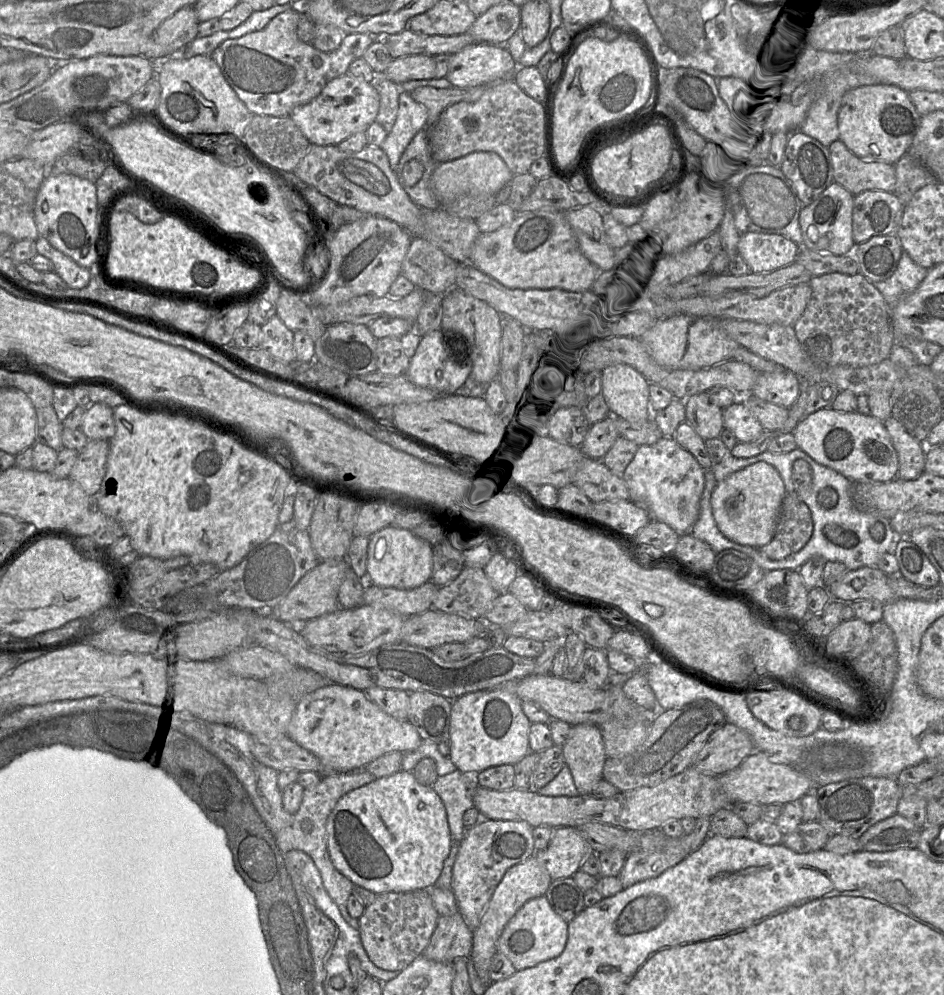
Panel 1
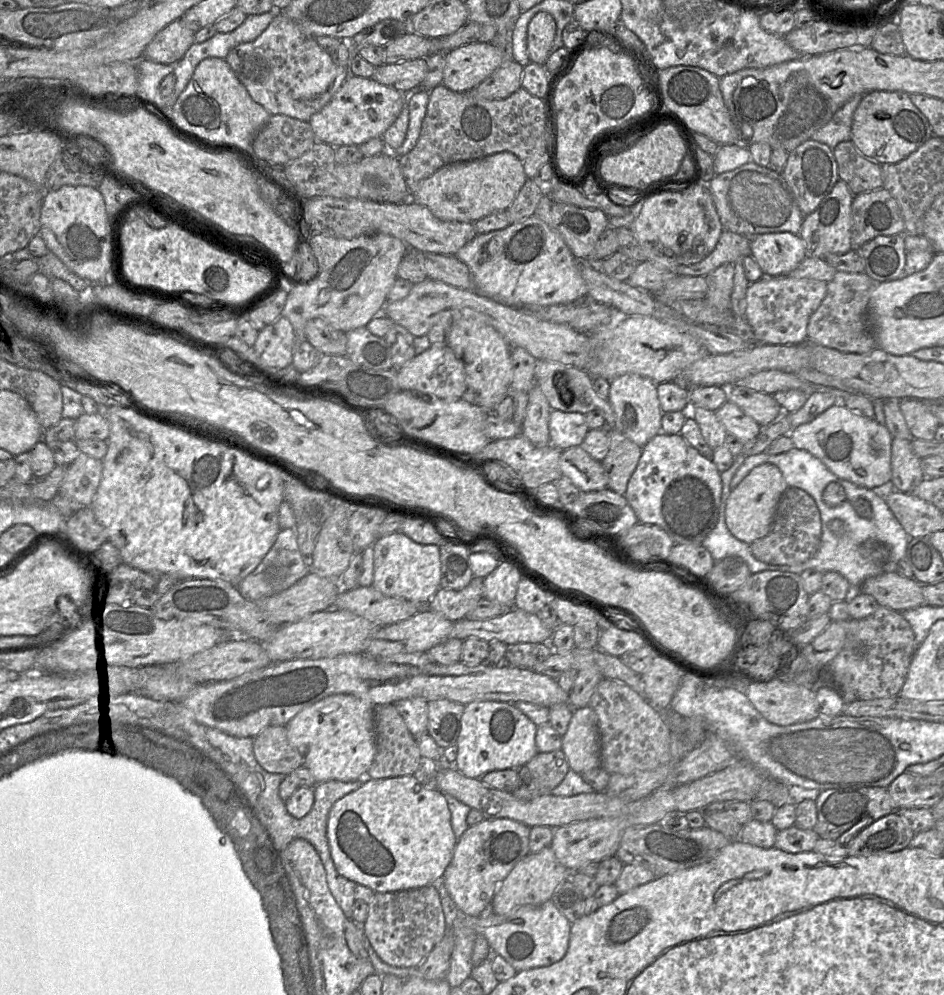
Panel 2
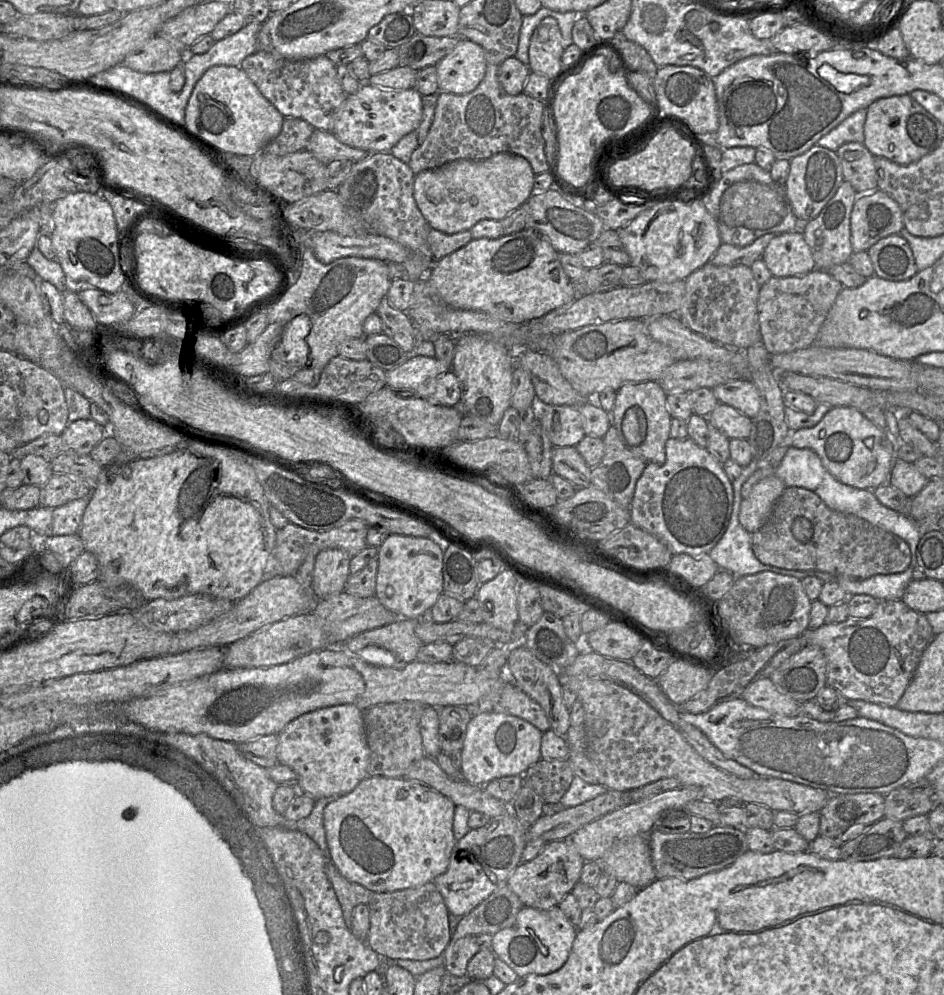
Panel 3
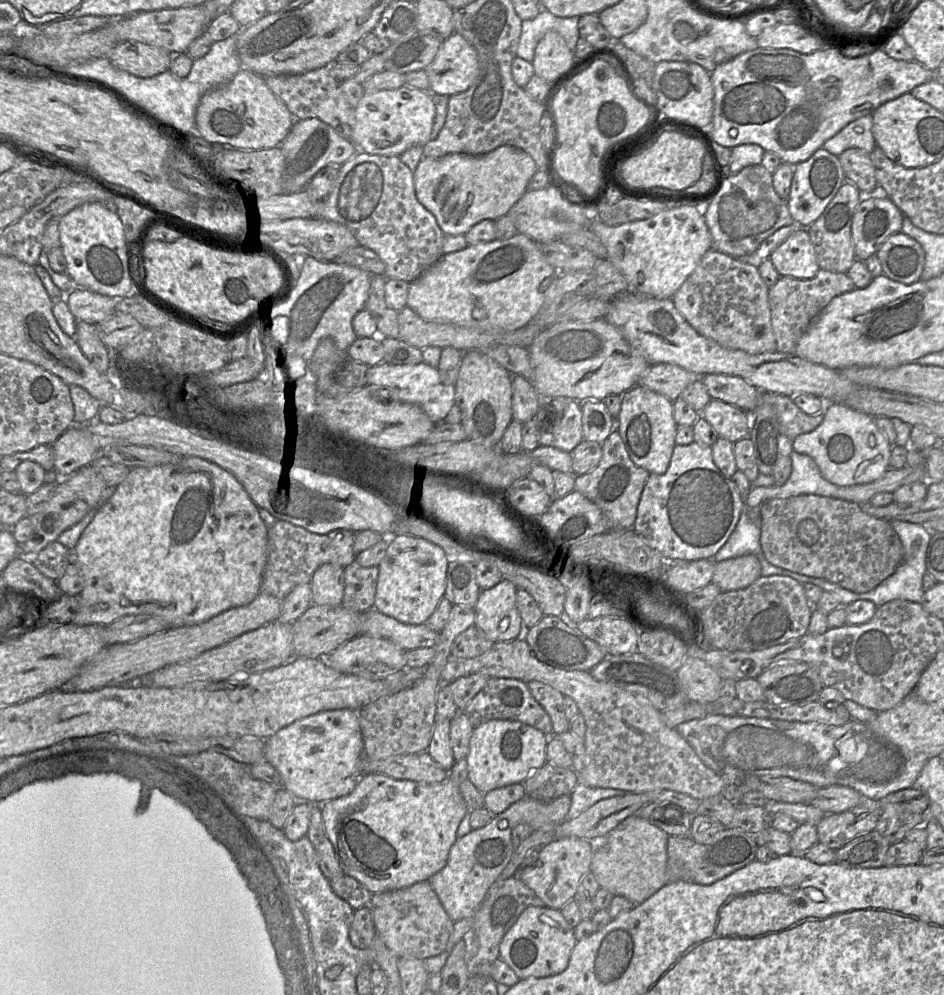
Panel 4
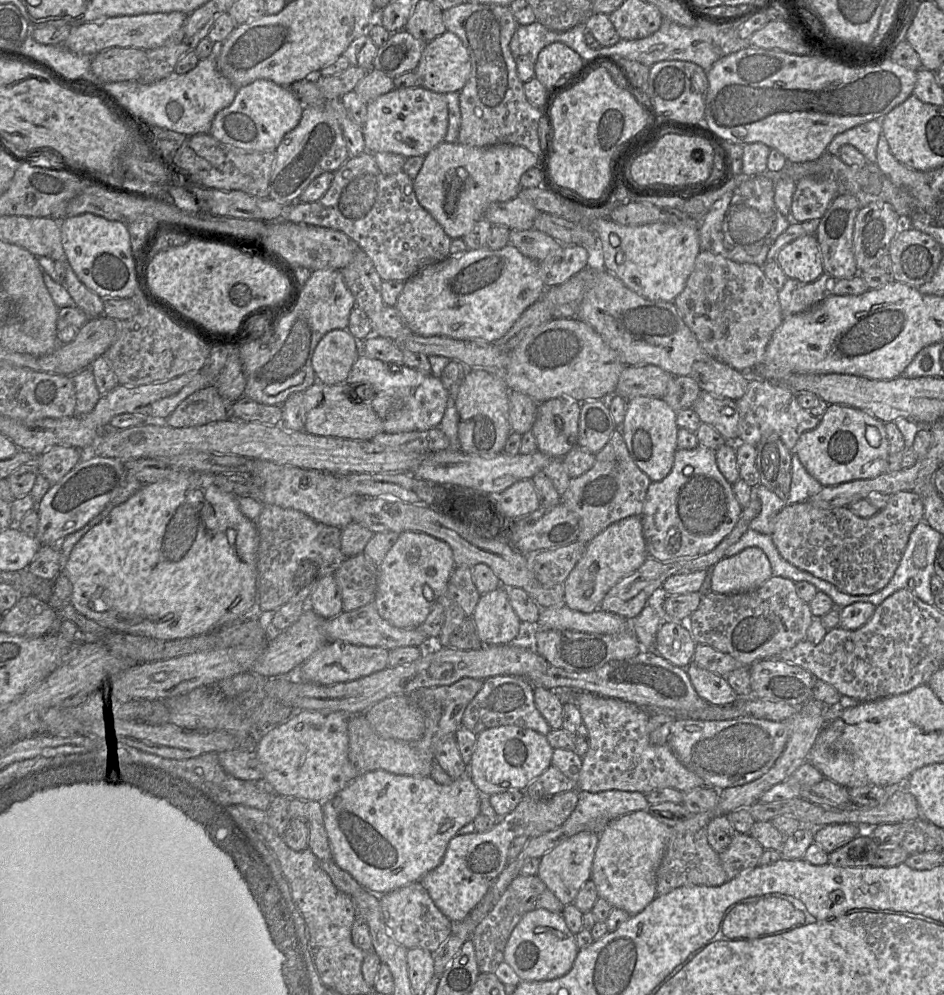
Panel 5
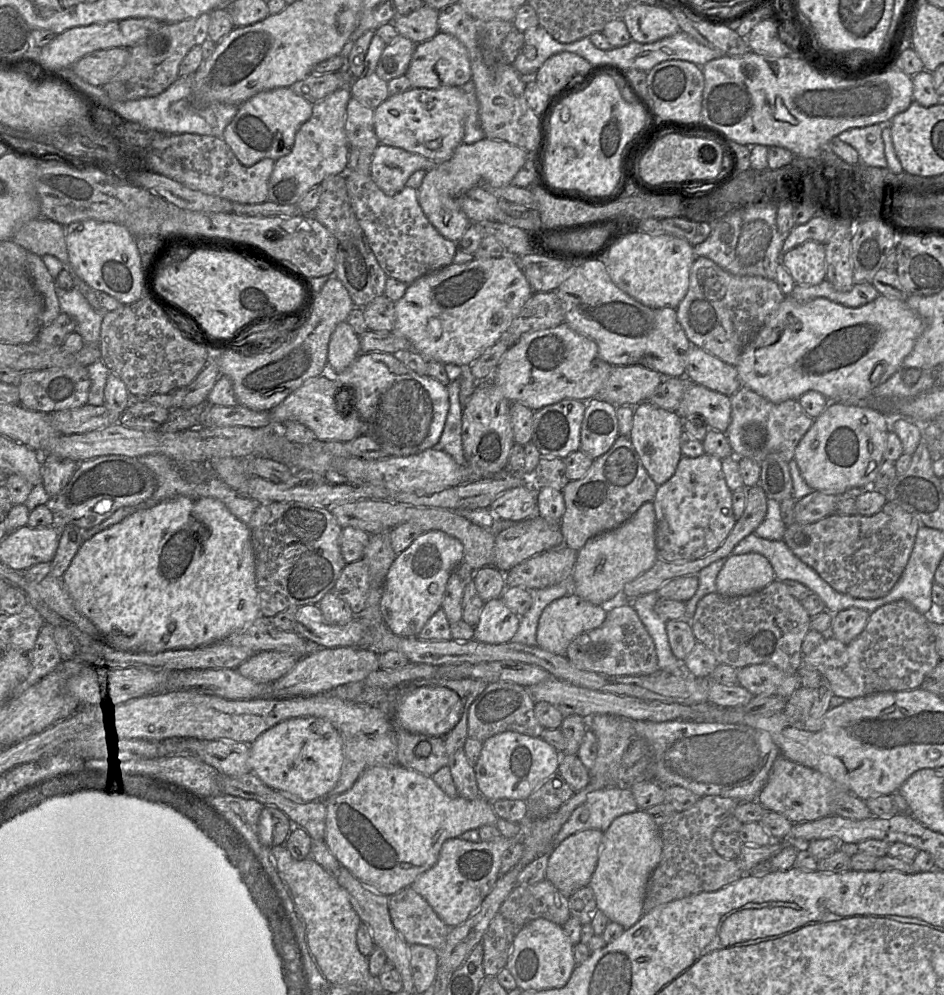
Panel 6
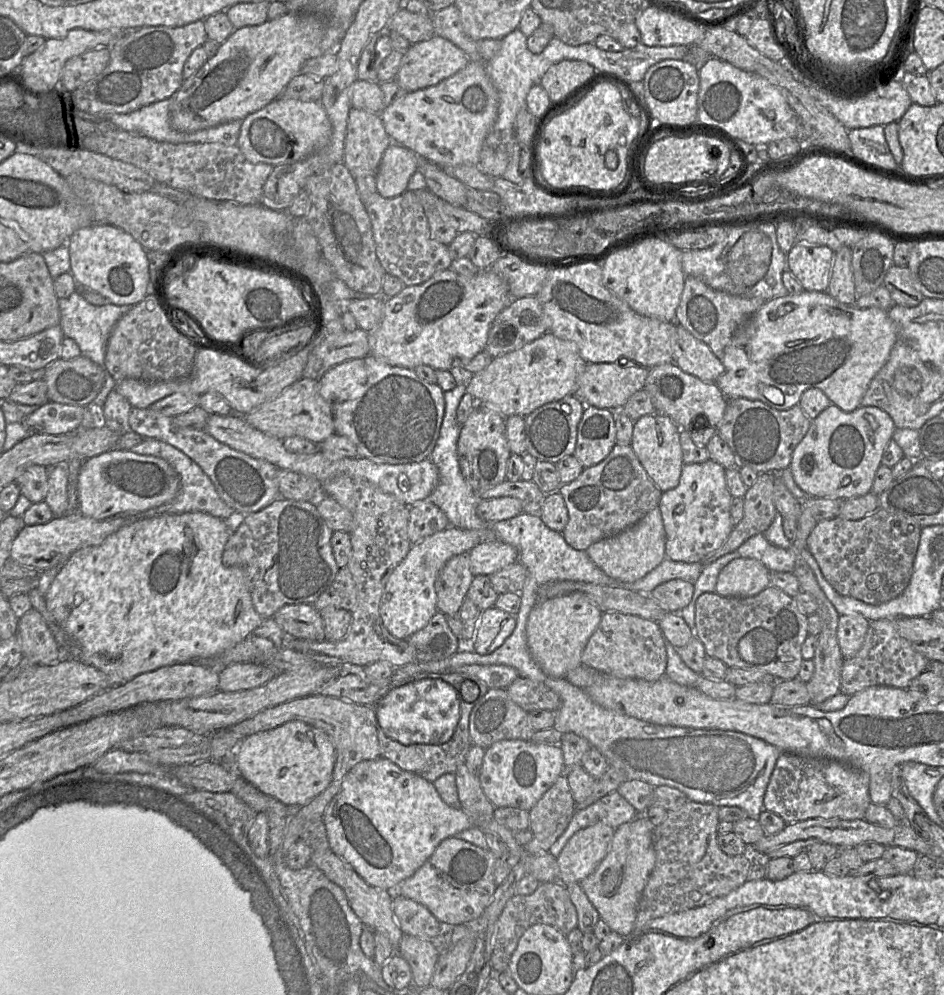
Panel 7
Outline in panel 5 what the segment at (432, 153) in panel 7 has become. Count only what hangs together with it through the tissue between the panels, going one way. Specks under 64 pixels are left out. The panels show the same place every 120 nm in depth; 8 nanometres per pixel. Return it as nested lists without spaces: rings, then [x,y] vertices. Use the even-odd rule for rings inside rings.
[[[422,86],[394,88],[367,104],[367,117],[362,125],[366,151],[411,156],[426,156],[445,140],[448,130],[448,104],[445,94]]]

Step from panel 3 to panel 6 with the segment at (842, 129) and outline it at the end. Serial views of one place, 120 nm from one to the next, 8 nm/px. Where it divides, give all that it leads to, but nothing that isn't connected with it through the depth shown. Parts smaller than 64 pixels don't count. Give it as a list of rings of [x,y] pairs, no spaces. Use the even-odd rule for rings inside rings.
[[[891,120],[880,122],[865,127],[852,128],[838,135],[838,138],[853,147],[859,154],[860,162],[866,166],[886,168],[887,161],[884,153],[884,143],[882,140],[882,131],[890,128]]]

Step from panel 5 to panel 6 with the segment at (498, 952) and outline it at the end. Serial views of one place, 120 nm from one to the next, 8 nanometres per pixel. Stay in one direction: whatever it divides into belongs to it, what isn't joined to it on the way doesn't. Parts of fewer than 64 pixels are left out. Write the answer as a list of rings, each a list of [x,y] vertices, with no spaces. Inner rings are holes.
[[[549,880],[536,884],[517,885],[502,903],[482,939],[485,975],[496,976],[506,967],[518,932],[532,920],[544,918],[563,926],[571,917],[569,897],[562,894]]]

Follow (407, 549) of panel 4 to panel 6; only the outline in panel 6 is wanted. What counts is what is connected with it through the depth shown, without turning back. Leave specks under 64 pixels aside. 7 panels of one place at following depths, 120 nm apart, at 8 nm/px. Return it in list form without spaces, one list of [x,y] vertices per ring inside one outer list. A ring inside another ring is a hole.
[[[439,530],[423,532],[397,555],[386,575],[379,603],[382,618],[394,634],[418,636],[427,621],[441,608],[450,574],[462,561],[462,543]]]

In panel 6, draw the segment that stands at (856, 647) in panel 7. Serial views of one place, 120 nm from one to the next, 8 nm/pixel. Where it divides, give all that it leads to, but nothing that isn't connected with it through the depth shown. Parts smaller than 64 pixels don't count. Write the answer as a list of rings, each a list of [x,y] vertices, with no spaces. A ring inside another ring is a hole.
[[[860,608],[842,610],[833,615],[830,633],[827,635],[848,644],[865,629],[870,614]]]

